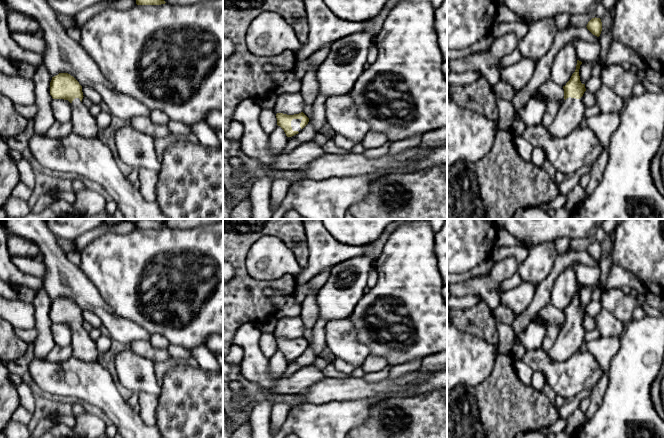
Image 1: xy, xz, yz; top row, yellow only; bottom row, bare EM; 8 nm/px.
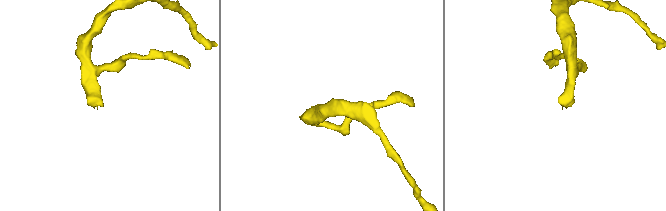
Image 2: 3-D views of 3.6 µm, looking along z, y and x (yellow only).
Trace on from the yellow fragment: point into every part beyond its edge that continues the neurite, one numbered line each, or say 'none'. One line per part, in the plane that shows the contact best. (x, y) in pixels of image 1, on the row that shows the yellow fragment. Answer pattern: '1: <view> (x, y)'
1: xz (295, 123)

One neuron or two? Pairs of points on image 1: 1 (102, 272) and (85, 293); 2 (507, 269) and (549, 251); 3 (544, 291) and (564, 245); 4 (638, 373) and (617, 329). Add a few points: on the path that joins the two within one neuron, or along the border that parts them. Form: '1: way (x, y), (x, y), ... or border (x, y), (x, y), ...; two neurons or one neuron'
1: border (78, 267), (106, 302); two neurons
2: border (518, 264), (515, 272); two neurons
3: border (569, 249), (558, 254); two neurons
4: border (624, 329), (619, 336); two neurons

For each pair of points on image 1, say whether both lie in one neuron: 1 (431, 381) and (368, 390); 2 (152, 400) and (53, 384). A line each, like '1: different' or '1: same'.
1: same
2: different

